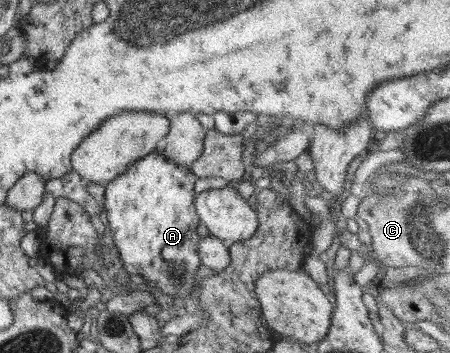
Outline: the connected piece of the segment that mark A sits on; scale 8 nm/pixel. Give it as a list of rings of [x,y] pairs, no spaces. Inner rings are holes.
[[[155,150],[128,165],[123,173],[107,184],[104,193],[104,209],[123,269],[129,274],[141,275],[151,288],[157,287],[173,299],[175,295],[197,296],[194,275],[201,266],[201,259],[198,252],[200,238],[197,234],[200,219],[195,209],[196,194],[193,191],[196,178],[190,167],[170,162]]]

